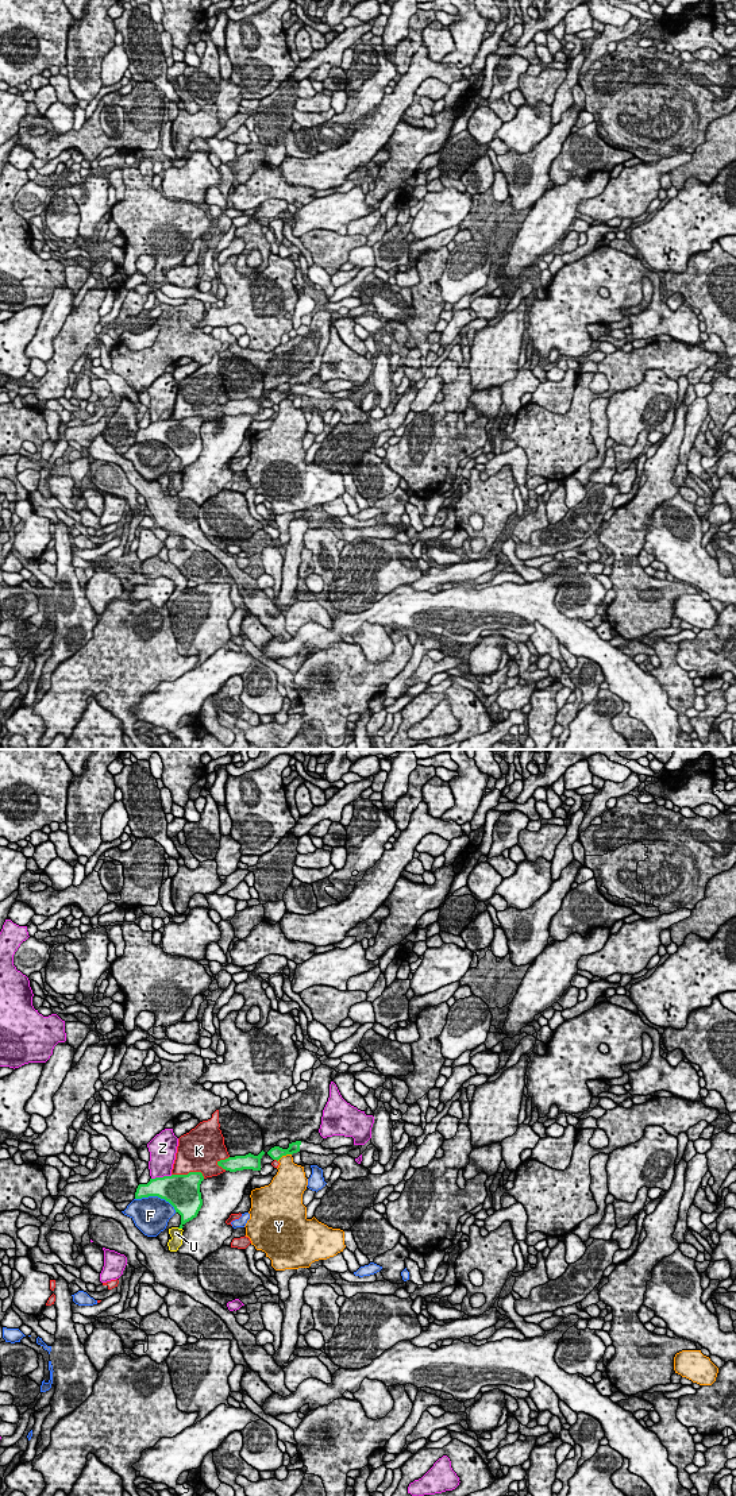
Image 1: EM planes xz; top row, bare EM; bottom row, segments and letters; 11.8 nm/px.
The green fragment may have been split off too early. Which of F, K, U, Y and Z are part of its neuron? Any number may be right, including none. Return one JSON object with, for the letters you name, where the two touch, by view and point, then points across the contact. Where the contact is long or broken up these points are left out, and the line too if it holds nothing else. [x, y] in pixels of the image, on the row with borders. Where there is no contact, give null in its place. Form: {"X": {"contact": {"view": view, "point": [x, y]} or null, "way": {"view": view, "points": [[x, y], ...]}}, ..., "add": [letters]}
{"add": []}

